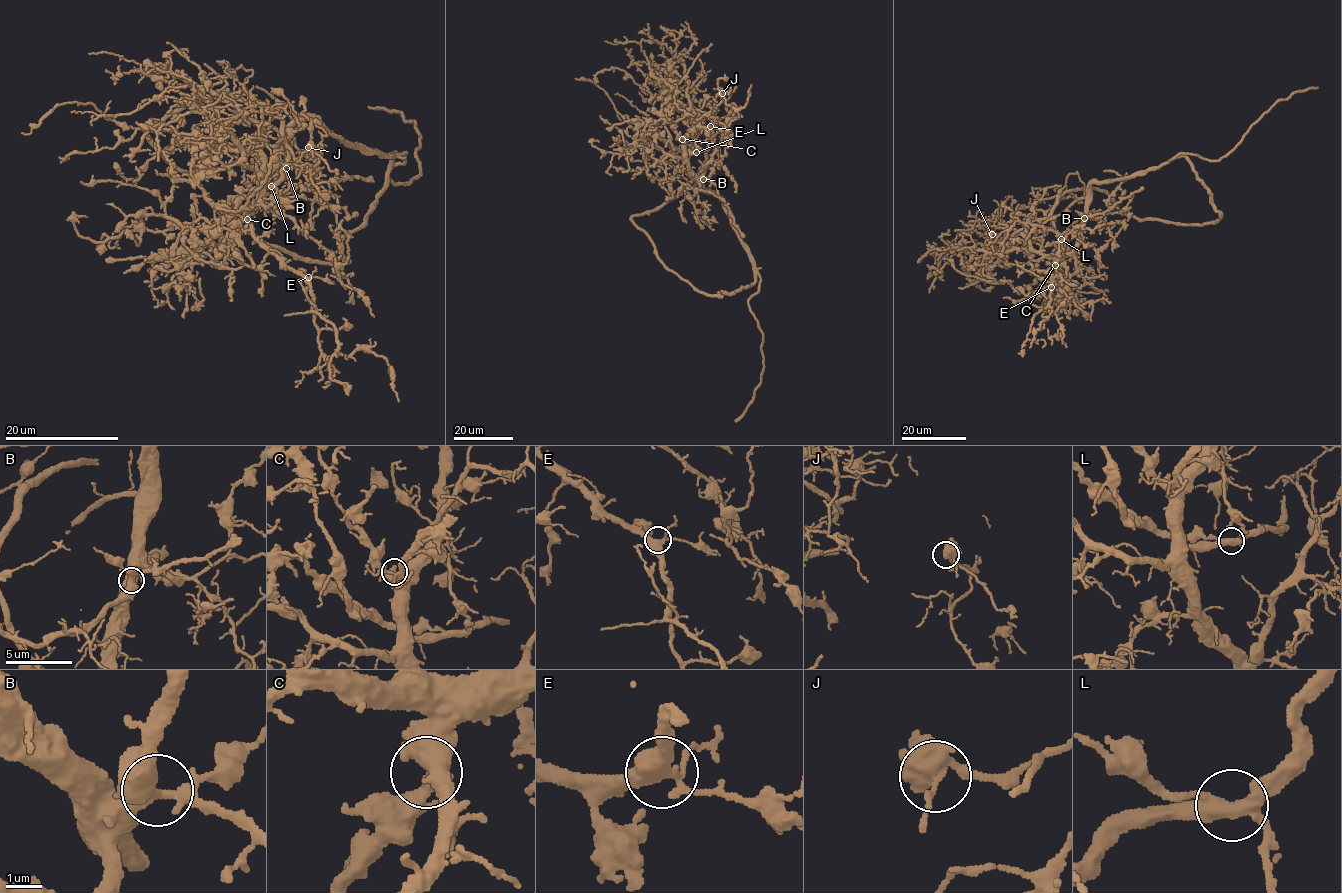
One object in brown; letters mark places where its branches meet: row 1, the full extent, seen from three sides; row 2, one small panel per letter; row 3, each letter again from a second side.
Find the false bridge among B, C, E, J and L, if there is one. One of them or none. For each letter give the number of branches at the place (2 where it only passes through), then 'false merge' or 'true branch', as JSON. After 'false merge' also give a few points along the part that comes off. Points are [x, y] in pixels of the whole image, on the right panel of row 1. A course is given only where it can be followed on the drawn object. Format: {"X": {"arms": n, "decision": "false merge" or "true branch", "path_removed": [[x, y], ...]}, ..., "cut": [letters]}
{"B": {"arms": 4, "decision": "true branch"}, "C": {"arms": 4, "decision": "true branch"}, "E": {"arms": 4, "decision": "true branch"}, "J": {"arms": 4, "decision": "true branch"}, "L": {"arms": 4, "decision": "true branch"}, "cut": []}

